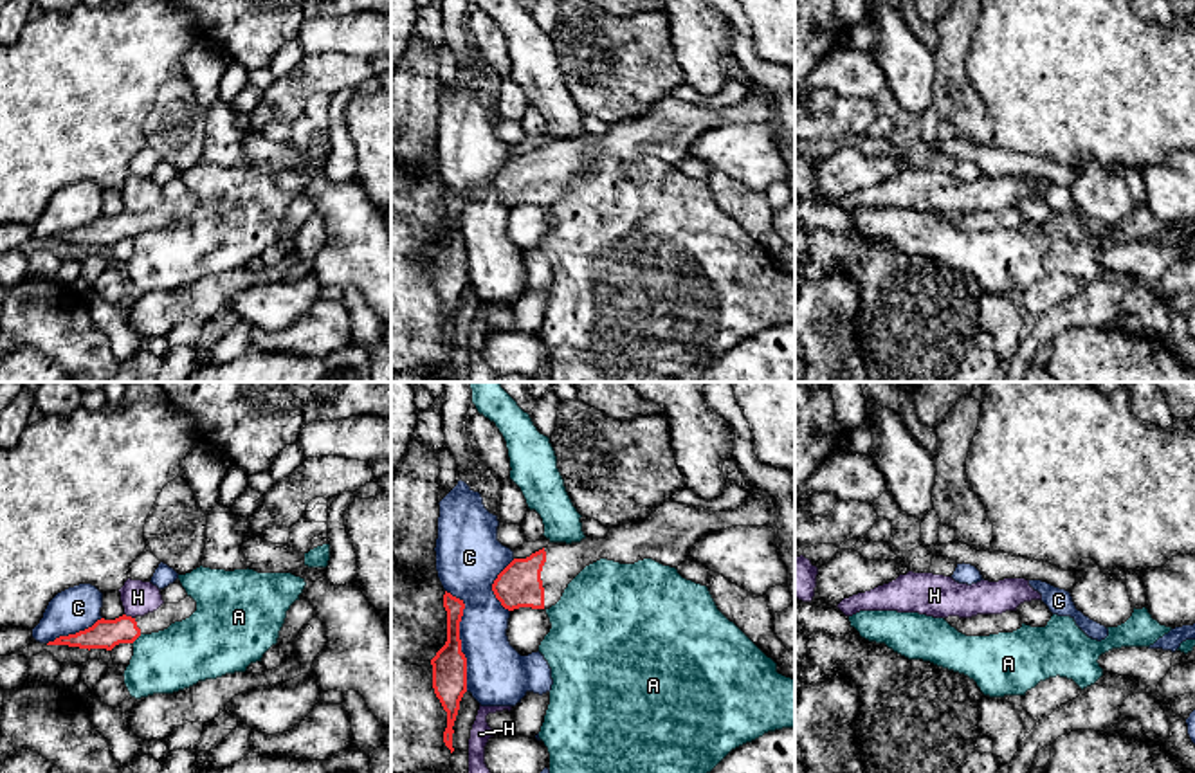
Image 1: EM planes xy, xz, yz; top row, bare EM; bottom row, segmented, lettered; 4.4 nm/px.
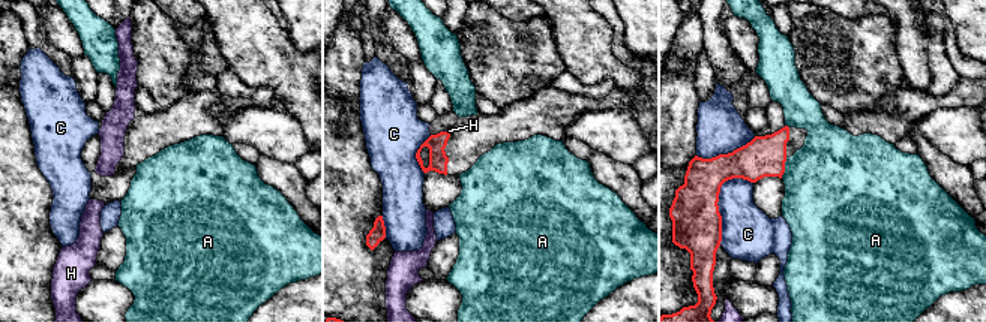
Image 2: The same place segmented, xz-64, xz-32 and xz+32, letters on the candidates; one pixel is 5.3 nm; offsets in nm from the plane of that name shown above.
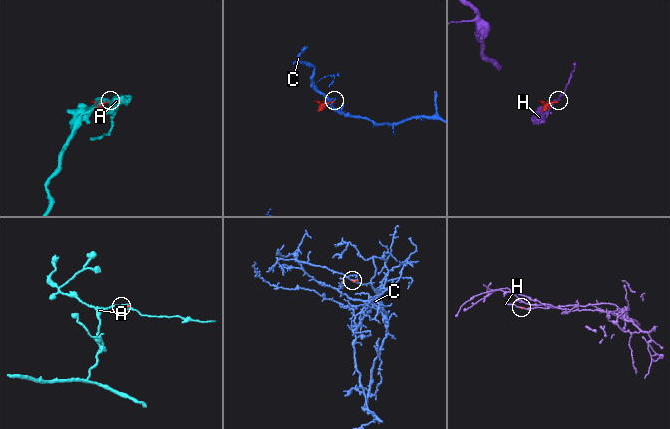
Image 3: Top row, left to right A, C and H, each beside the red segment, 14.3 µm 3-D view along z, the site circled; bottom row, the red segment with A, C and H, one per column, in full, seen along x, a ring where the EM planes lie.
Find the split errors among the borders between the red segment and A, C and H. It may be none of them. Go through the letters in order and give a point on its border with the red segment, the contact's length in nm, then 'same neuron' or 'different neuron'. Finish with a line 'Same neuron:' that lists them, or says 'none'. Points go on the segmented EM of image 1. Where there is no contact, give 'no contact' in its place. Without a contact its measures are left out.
A: contact xy (136, 638); length 60 nm; different neuron
C: contact xz (458, 638); length 460 nm; different neuron
H: contact xy (130, 617); length 50 nm; different neuron
Same neuron: none

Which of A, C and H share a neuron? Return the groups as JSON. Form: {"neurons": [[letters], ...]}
{"neurons": [["A"], ["C"], ["H"]]}

